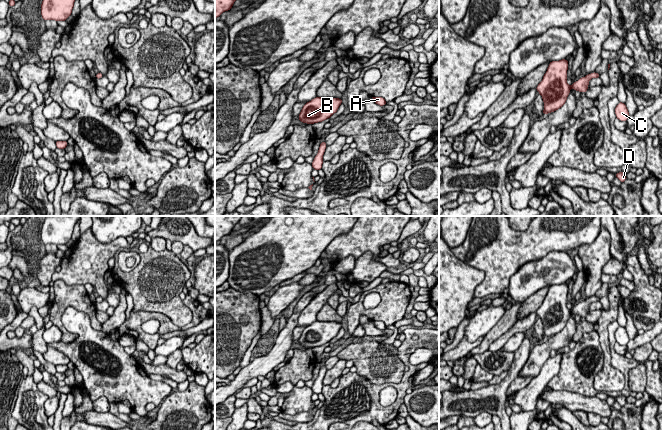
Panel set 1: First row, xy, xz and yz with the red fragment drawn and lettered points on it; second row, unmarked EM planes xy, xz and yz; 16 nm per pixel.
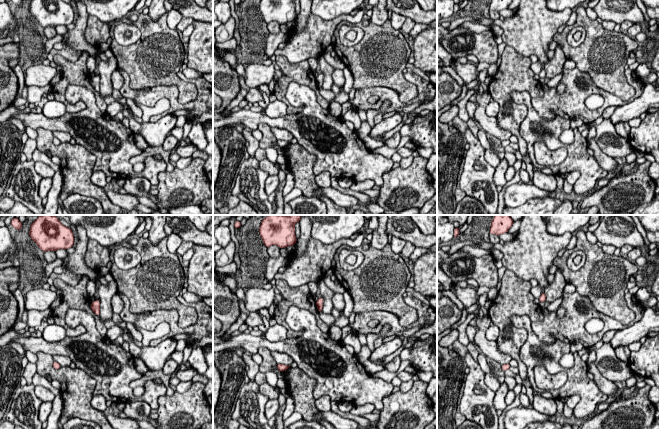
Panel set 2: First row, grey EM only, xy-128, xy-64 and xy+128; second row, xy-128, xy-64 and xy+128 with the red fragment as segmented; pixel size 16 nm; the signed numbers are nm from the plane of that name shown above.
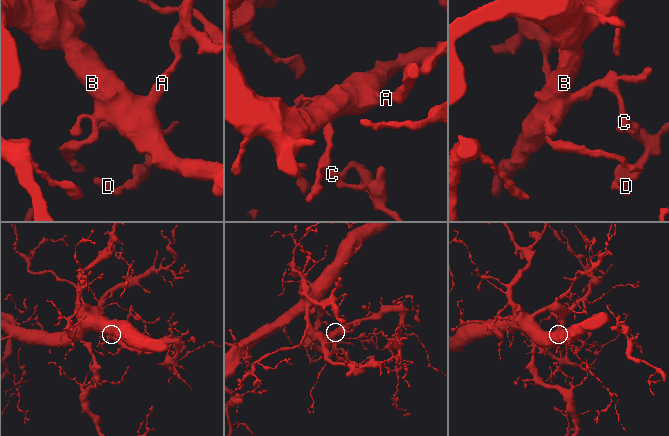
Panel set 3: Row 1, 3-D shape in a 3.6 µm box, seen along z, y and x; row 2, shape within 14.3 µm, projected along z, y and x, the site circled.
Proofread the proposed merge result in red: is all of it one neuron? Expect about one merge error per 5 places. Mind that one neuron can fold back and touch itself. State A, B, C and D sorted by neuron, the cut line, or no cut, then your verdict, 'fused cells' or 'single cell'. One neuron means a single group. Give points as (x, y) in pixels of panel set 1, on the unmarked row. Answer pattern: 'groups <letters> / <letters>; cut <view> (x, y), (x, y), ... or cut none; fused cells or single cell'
groups A B C D; cut none; single cell

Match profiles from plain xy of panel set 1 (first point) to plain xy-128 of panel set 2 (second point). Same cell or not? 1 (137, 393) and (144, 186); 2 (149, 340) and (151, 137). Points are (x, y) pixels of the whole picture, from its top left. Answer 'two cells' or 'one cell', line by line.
1: two cells
2: two cells

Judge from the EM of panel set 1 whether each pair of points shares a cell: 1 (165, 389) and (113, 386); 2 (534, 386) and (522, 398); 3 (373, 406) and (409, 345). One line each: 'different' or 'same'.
1: same
2: same
3: same

